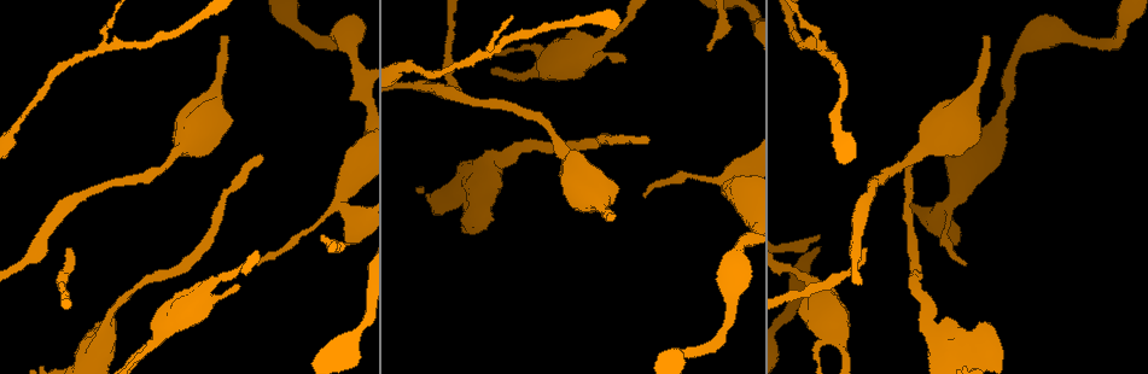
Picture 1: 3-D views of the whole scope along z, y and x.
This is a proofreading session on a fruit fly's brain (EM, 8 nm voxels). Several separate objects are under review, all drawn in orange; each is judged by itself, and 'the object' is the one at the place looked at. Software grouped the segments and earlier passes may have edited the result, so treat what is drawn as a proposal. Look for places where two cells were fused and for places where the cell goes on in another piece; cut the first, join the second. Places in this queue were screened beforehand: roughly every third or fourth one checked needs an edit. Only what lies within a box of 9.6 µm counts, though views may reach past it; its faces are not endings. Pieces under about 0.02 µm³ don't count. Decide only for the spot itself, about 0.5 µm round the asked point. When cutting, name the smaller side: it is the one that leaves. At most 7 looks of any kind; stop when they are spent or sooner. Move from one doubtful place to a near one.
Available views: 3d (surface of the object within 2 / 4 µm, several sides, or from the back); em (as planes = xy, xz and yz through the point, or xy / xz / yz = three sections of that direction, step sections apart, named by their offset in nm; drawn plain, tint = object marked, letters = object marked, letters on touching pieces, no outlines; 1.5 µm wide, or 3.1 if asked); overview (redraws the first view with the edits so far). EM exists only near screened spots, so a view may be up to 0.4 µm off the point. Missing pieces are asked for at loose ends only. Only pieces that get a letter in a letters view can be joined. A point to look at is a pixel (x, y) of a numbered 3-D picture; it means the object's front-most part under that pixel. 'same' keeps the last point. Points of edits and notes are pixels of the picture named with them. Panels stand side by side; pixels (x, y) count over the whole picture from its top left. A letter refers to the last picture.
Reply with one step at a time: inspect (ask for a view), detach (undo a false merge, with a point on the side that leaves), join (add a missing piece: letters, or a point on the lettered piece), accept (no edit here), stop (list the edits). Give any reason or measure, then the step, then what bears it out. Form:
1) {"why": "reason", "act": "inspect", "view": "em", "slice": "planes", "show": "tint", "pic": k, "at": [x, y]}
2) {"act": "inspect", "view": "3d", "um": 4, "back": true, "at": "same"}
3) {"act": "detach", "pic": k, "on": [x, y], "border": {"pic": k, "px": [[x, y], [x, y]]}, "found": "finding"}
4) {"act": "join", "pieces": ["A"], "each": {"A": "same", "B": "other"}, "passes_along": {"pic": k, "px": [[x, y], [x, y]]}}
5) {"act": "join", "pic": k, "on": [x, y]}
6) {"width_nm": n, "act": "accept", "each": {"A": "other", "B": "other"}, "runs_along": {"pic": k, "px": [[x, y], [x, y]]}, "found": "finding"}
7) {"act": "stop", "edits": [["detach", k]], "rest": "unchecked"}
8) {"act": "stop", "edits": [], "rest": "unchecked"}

{"why": "free end", "act": "inspect", "view": "em", "slice": "planes", "show": "letters", "pic": 1, "at": [967, 263]}

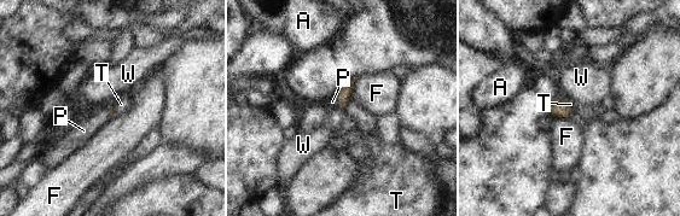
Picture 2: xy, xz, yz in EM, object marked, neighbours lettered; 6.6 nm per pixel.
{"act": "join", "pieces": ["P"], "each": {"A": "other", "F": "other", "P": "same", "T": "other", "W": "other"}, "found": "it goes on there"}

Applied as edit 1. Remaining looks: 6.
{"why": "long arm stops here", "act": "inspect", "view": "3d", "um": 4, "back": true, "pic": 1, "at": [69, 247]}

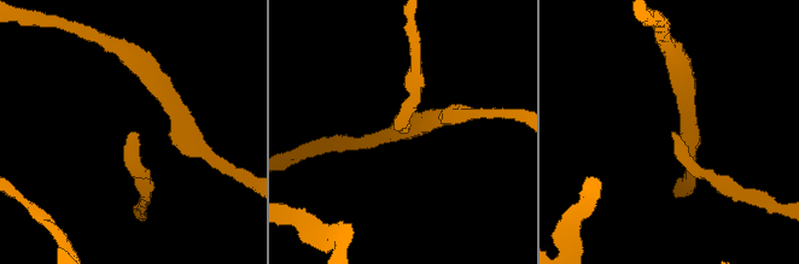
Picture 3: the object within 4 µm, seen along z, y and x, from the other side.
{"act": "inspect", "view": "em", "slice": "xy", "step": 8, "show": "letters", "pic": 3, "at": [404, 131]}

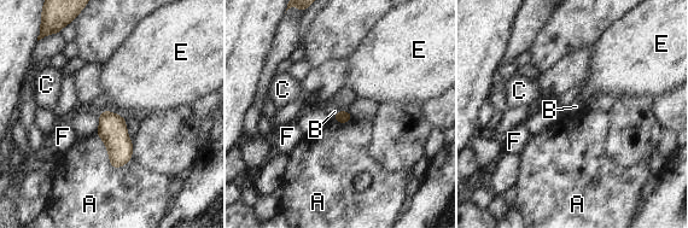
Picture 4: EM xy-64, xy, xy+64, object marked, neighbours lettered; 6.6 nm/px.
{"act": "inspect", "view": "em", "slice": "planes", "show": "letters", "at": "same"}

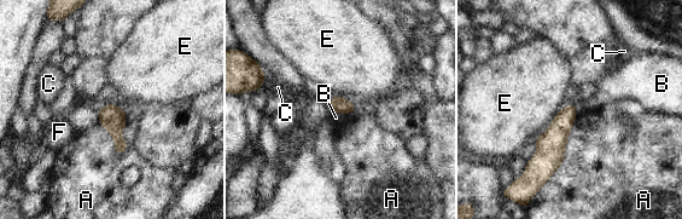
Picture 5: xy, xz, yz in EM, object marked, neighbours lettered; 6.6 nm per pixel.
{"width_nm": 110, "act": "accept", "each": {"A": "other", "B": "other", "C": "other", "E": "other", "F": "other"}, "border": {"pic": 5, "px": [[332, 111], [347, 114]]}, "found": "none of them fits"}

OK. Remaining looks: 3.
{"why": "branch stops here", "act": "inspect", "view": "em", "slice": "planes", "show": "letters", "pic": 1, "at": [228, 38]}

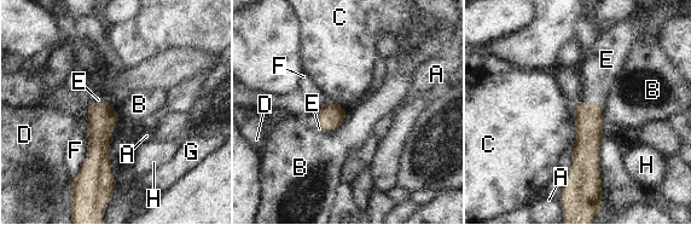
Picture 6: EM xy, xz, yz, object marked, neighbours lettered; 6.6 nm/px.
{"act": "join", "pieces": ["E"], "each": {"A": "other", "B": "other", "C": "other", "D": "other", "E": "same", "F": "other", "G": "other", "H": "other"}, "passes_along": {"pic": 6, "px": [[588, 120], [592, 103], [601, 67]]}, "found": "it goes on there"}

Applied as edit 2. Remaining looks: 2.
{"act": "stop", "edits": [["join", 2], ["join", 6]], "rest": "unchecked"}

